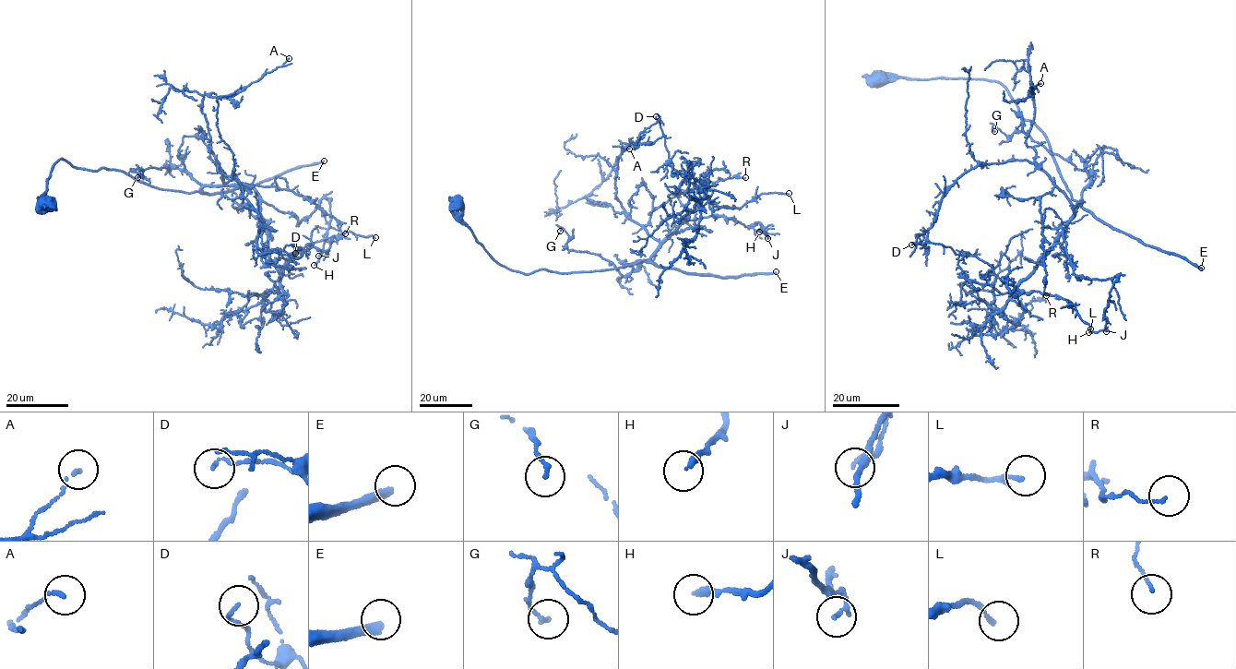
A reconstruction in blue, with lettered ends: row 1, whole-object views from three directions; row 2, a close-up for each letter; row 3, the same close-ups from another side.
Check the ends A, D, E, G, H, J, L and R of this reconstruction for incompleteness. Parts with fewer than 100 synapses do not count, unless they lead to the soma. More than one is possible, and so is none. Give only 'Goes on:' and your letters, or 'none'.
Goes on: E

